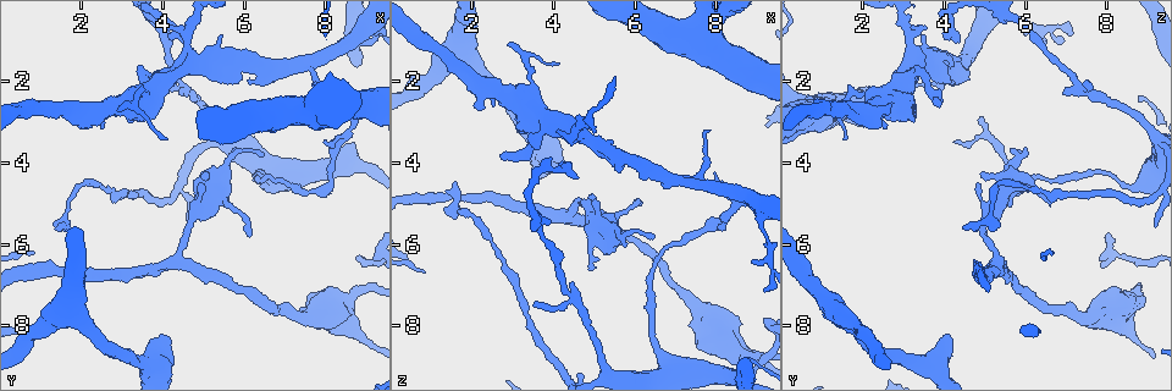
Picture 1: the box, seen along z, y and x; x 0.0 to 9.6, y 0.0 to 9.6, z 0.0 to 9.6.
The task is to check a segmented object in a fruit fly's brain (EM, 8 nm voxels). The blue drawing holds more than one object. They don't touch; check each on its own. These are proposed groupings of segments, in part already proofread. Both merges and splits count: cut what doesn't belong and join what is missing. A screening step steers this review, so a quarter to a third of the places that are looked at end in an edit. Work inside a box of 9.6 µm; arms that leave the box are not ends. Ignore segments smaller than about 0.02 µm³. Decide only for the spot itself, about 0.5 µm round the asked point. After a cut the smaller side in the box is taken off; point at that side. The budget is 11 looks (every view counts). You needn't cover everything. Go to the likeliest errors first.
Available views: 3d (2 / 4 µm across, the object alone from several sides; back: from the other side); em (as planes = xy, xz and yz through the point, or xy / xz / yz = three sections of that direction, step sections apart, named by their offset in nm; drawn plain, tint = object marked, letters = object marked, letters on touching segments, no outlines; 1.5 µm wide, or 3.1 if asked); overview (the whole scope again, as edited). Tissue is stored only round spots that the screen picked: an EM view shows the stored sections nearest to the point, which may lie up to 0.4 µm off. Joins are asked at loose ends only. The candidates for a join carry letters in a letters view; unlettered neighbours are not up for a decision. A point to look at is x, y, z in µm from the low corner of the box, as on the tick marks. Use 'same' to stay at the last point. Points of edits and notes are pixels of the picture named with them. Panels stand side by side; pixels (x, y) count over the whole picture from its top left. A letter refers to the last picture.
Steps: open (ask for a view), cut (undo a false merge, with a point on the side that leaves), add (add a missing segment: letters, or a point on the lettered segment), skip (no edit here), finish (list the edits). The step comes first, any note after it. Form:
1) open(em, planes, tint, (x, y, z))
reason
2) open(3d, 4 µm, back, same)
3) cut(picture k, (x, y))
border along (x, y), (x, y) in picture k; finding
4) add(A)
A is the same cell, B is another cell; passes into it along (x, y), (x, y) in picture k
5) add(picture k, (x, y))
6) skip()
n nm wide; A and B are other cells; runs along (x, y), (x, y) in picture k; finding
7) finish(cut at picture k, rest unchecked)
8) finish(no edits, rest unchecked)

open(em, planes, letters, (4.15, 3.45, 1.60))
thin end

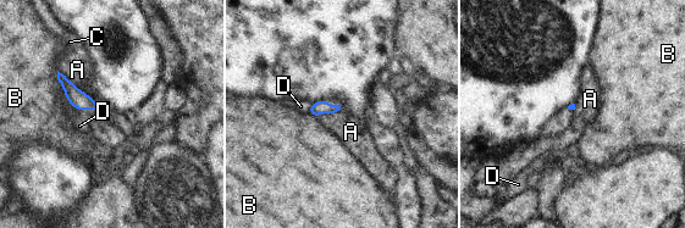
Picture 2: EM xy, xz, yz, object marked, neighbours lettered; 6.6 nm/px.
skip()
A, B, C and D are other cells; runs along (60, 77), (83, 101), (99, 106) in picture 2; none of them fits

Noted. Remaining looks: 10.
open(3d, 2 µm, (4.00, 8.15, 4.15))
branch stops here

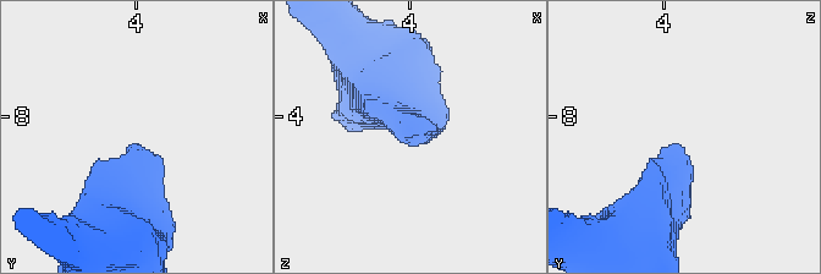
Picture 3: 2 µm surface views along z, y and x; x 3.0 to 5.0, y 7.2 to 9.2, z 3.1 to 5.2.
open(em, xy, step 4, tint, (4.00, 8.16, 4.10))
shape alone is not enough

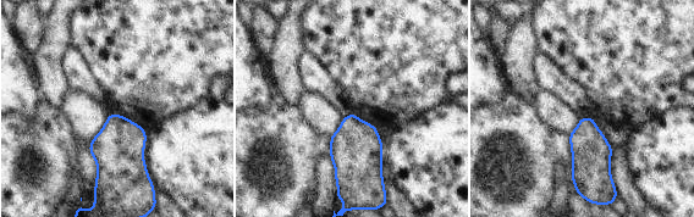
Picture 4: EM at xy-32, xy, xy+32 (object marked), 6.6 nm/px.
open(em, planes, letters, same)

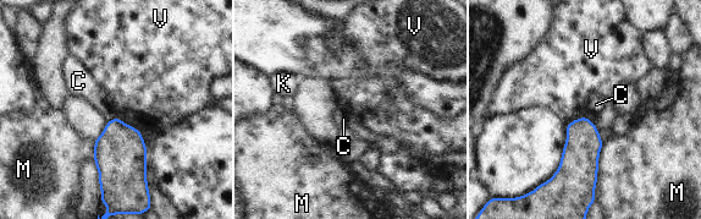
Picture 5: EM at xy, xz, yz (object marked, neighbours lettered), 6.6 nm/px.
skip()
C, K, M and V are other cells; no lettered segment goes on from it

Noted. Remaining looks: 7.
open(em, planes, letters, (4.50, 2.40, 6.95))
an open end

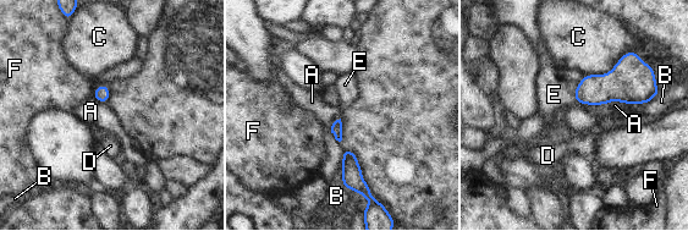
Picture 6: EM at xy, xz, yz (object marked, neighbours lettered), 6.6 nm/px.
add(E)
C touches over 360 nm; E is the same cell, A, B, C, D and F are other cells; passes into it along (594, 89), (574, 97), (554, 94) in picture 6; it goes on there

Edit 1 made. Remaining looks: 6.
open(overview)

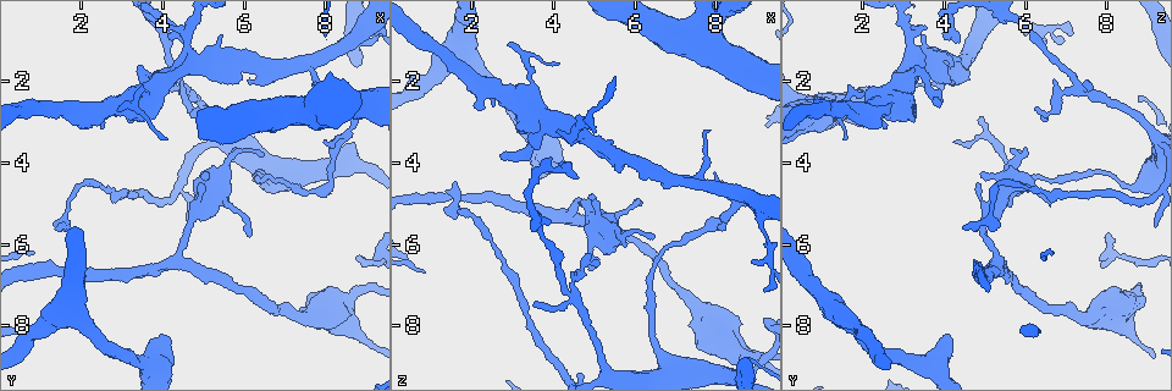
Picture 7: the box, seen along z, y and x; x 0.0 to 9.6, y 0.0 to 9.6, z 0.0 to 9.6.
open(em, xz, step 8, tint, (4.95, 4.45, 4.80))
tapers out

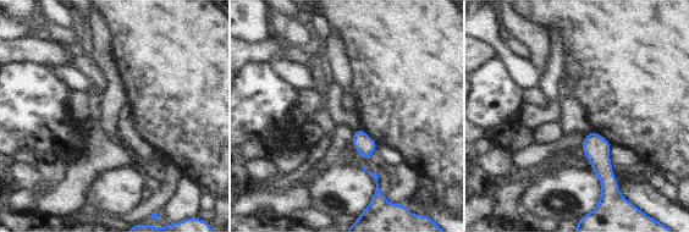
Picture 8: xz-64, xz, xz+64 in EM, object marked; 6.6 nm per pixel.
open(em, xz, step 8, letters, same)
what lies round it

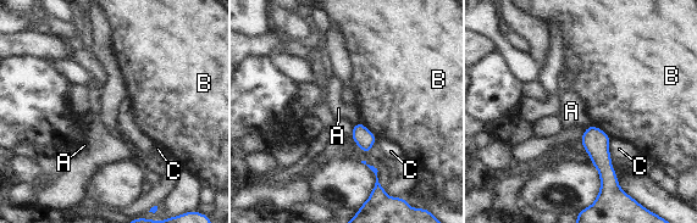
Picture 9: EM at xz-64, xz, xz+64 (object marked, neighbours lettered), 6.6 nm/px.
skip()
B touches over 160 nm; A, B and C are other cells; border along (592, 123), (610, 138) in picture 9; none of them fits

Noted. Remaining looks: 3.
finish(add at picture 6, rest unchecked)

